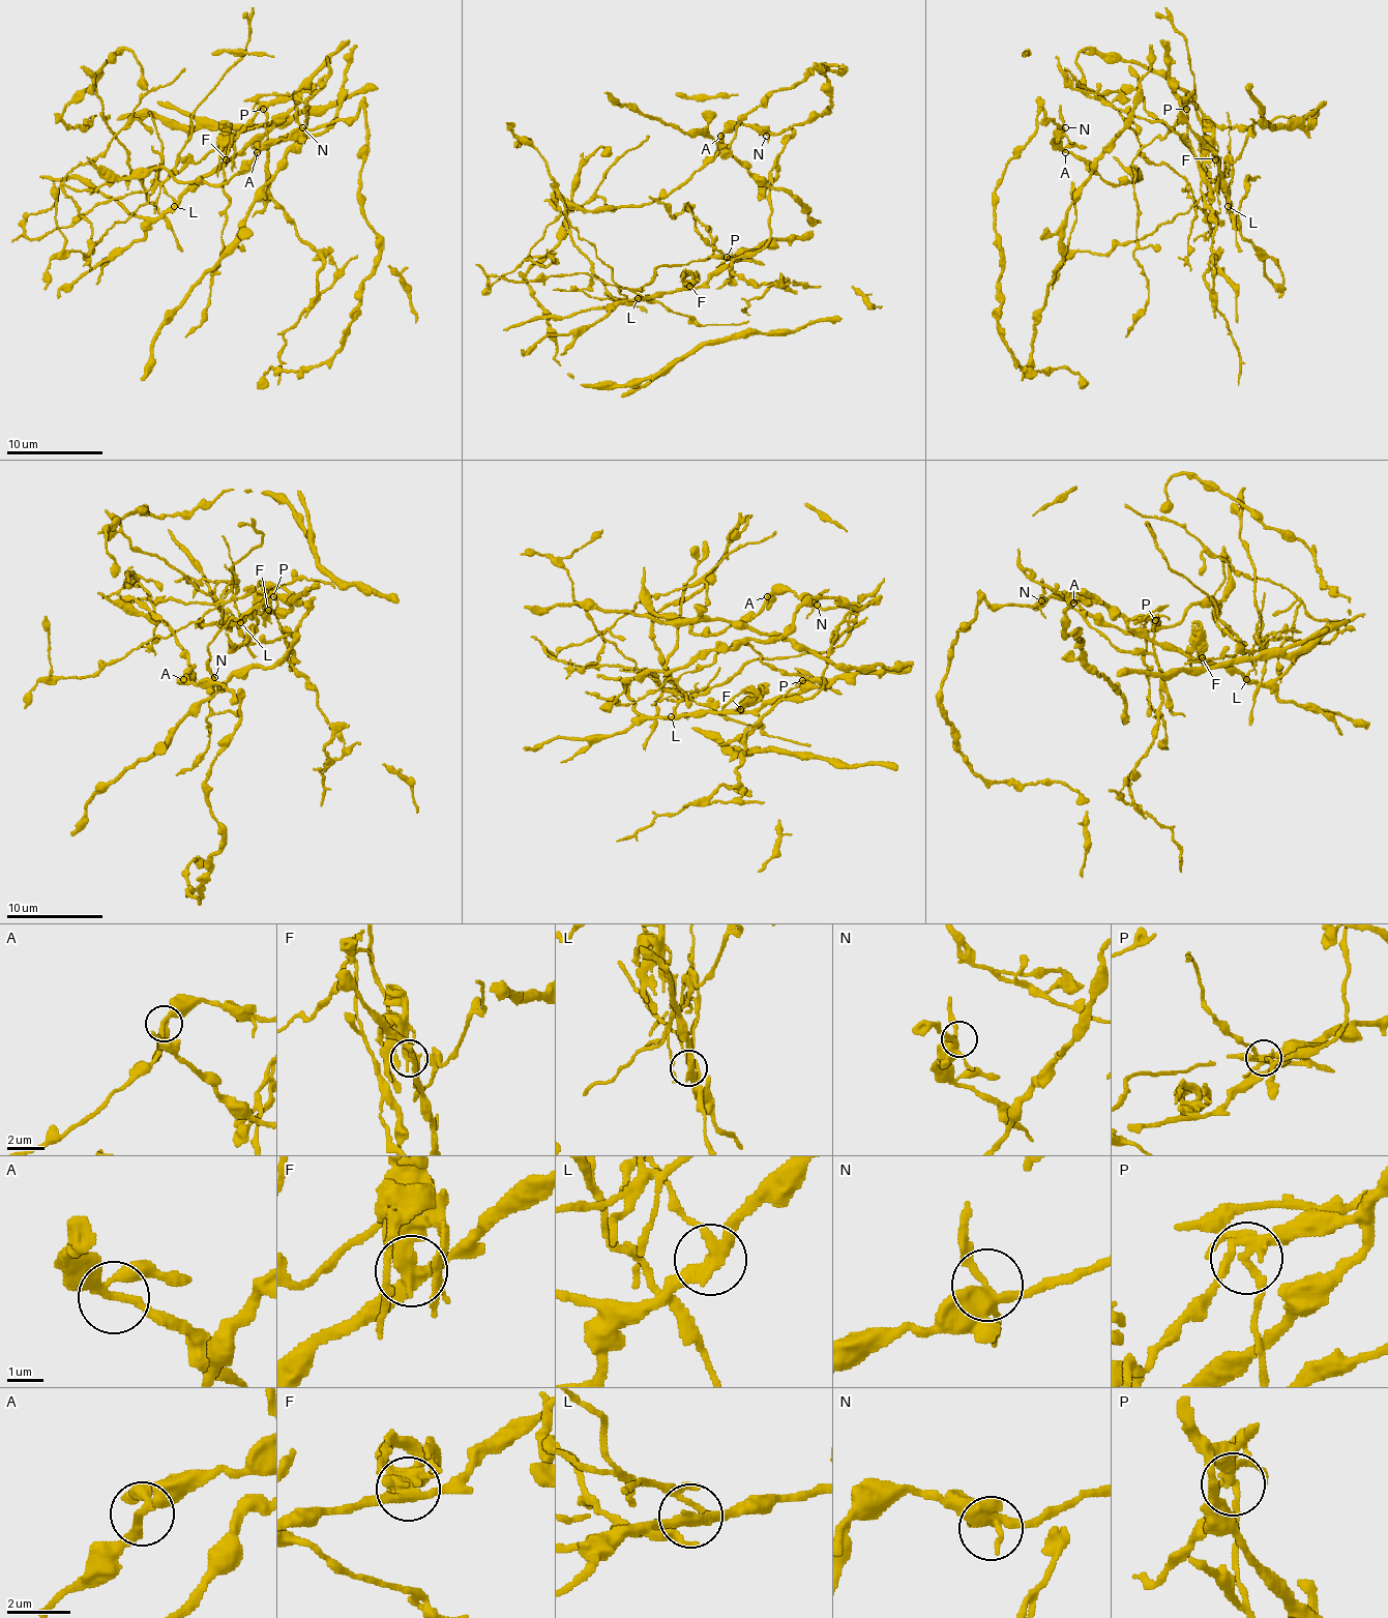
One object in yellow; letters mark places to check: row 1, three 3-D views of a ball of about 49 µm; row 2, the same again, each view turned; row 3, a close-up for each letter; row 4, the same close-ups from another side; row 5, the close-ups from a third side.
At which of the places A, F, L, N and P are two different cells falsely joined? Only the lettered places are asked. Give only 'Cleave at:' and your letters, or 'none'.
Cleave at: F, L, P

